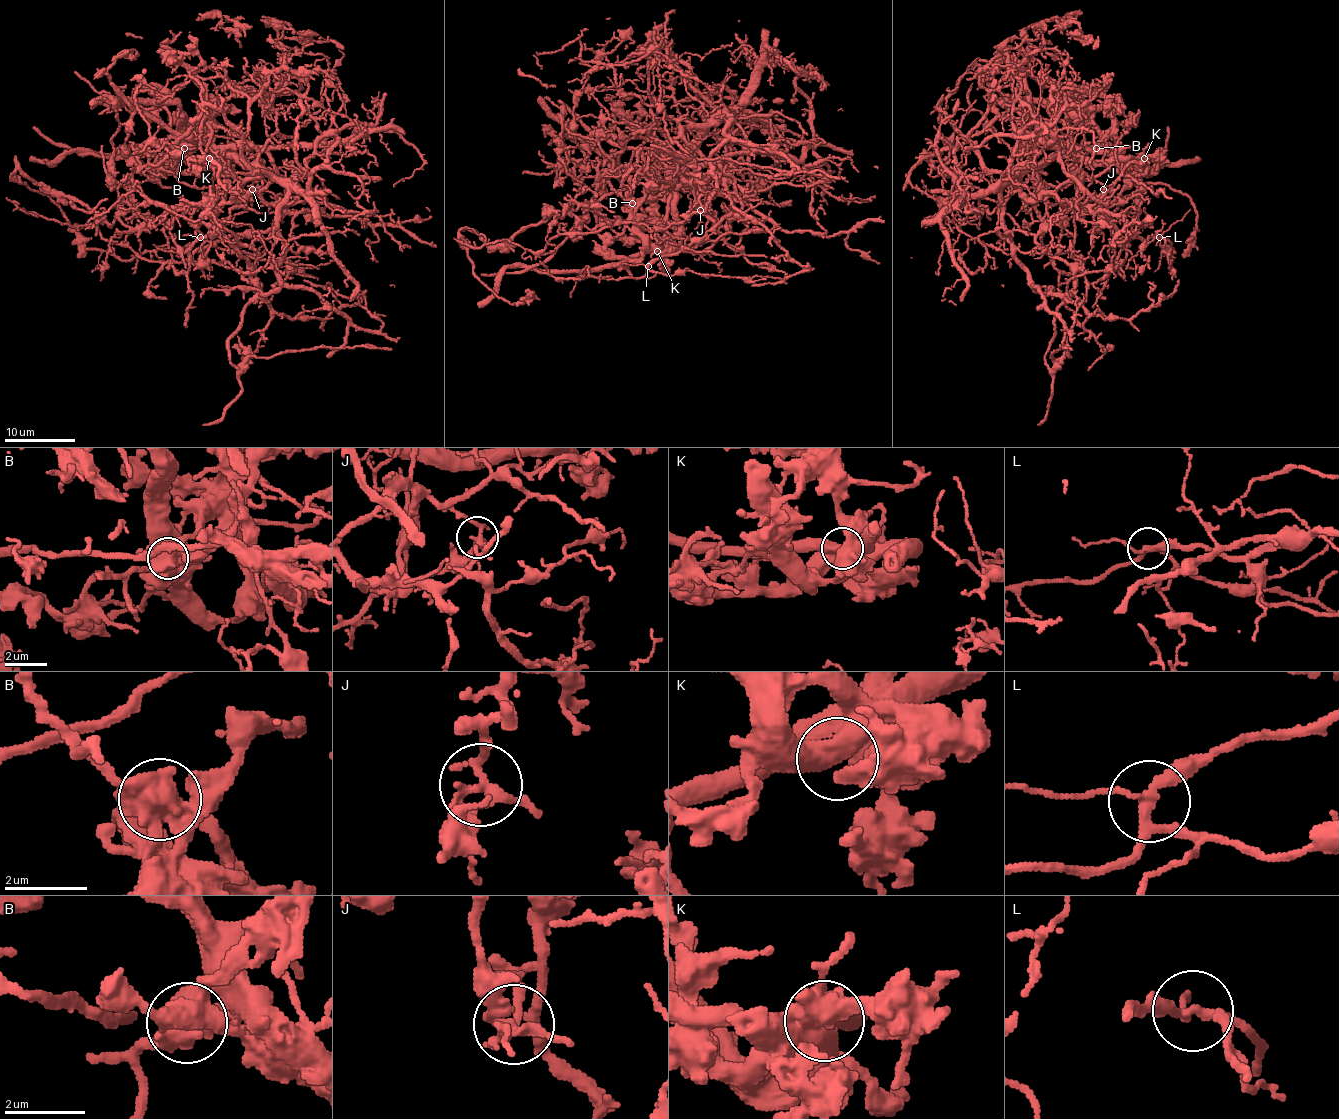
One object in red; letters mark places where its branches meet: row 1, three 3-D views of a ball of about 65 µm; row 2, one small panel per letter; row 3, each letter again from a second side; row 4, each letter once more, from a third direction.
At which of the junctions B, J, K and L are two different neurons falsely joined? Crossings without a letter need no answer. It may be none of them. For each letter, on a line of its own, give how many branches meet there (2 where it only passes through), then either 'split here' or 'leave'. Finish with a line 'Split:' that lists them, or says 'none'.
B: 4 | split here
J: 4 | split here
K: 2 | leave
L: 4 | leave
Split: B, J

